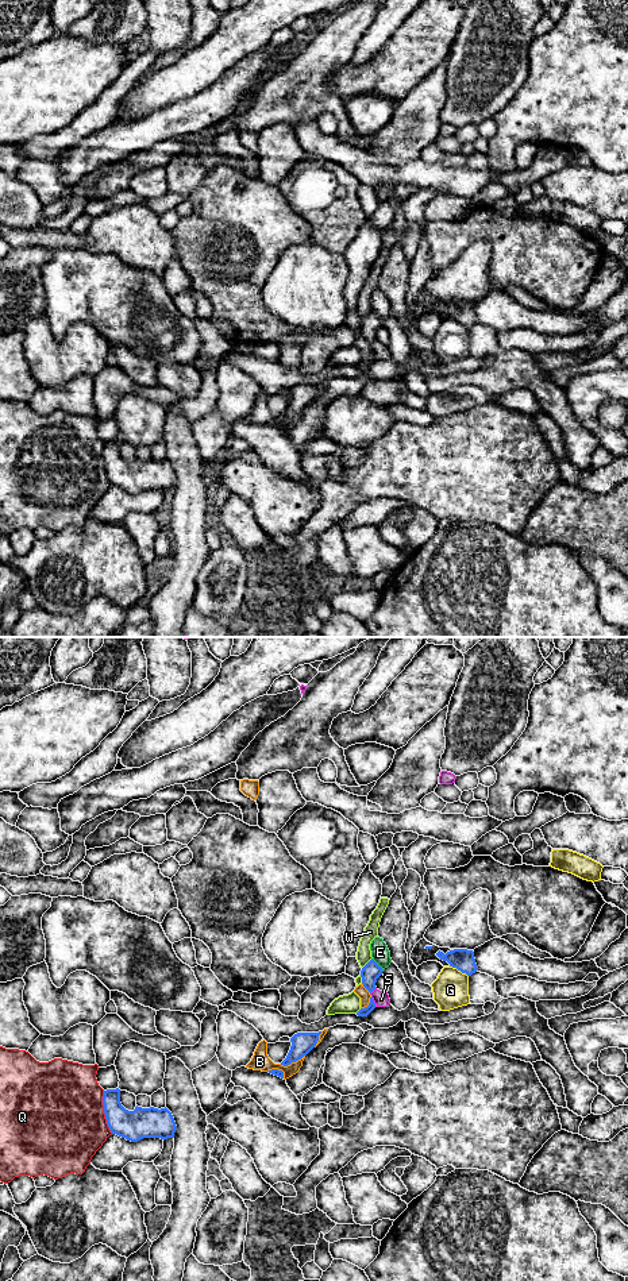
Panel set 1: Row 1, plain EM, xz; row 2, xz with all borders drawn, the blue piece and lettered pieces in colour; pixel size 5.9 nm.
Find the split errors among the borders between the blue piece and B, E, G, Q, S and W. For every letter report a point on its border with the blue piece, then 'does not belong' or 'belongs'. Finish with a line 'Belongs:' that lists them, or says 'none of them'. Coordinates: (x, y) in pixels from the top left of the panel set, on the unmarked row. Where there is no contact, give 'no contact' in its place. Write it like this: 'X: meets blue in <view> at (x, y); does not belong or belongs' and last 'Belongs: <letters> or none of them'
B: meets blue in xz at (292, 413); does not belong
E: meets blue in xz at (378, 317); does not belong
G: meets blue in xz at (459, 321); does not belong
Q: meets blue in xz at (104, 465); does not belong
S: meets blue in xz at (373, 354); does not belong
W: meets blue in xz at (368, 315); does not belong
Belongs: none of them

